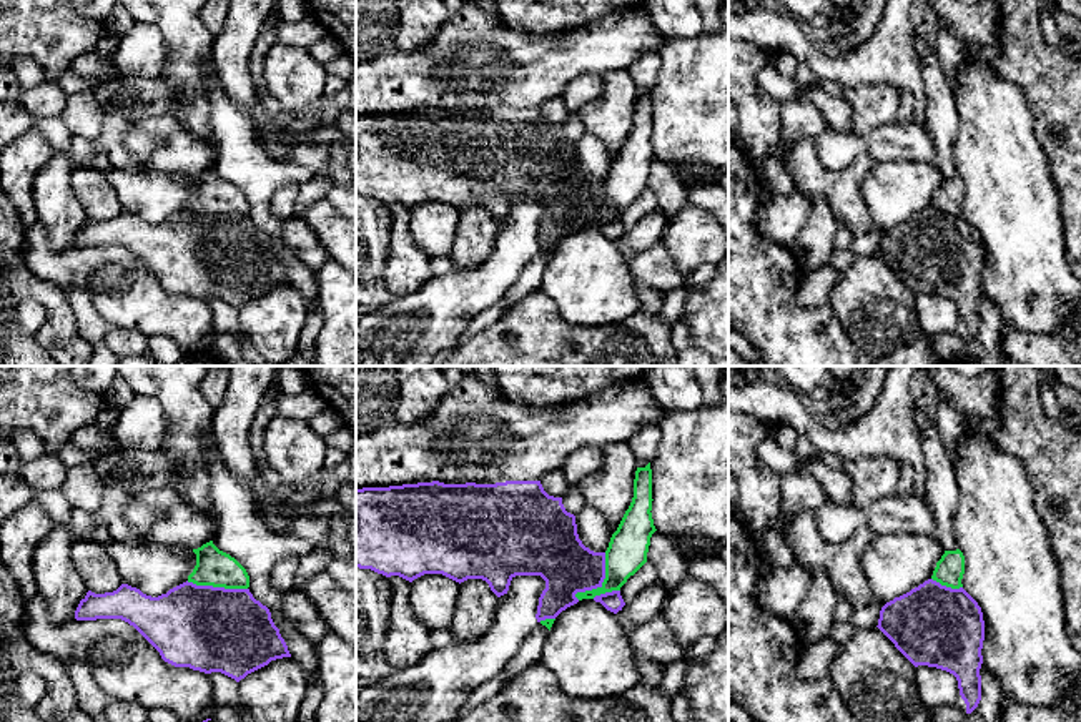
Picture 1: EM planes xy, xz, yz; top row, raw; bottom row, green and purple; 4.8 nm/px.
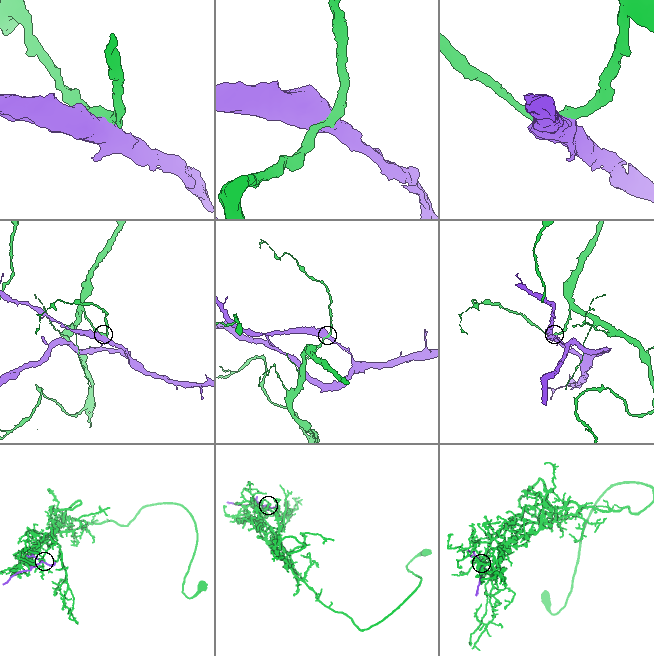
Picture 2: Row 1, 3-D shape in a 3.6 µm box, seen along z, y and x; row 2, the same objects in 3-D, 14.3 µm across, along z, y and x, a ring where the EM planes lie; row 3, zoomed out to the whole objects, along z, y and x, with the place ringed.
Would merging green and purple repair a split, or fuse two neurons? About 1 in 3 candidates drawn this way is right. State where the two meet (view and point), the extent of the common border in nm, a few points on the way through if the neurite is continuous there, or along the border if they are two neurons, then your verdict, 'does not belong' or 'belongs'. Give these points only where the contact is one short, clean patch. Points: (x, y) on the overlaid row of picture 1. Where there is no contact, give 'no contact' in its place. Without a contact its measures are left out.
contact xz (602, 584); length 280 nm; does not belong

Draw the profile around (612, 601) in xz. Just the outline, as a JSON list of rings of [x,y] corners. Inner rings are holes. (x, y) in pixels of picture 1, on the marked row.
[[[620,591],[605,592],[594,597],[595,602],[600,602],[607,611],[617,614],[625,606]]]

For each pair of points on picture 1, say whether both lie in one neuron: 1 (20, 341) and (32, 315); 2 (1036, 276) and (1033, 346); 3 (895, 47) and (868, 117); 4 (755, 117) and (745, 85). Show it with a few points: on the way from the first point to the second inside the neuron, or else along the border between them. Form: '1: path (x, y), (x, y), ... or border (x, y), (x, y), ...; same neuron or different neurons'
1: path (25, 335), (29, 321); same neuron
2: border (1063, 335), (1006, 331), (1000, 338); different neurons
3: border (847, 87), (893, 84), (902, 90); different neurons
4: path (755, 108), (745, 93); same neuron

